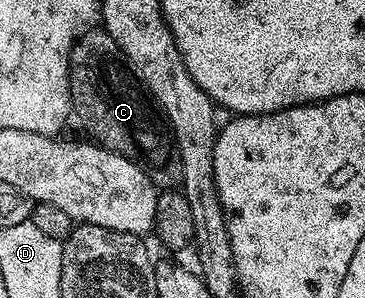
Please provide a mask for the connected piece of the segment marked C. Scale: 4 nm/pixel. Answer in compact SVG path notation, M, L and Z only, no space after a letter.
M93 29L80 36L72 47L68 58L68 84L70 85L70 97L72 98L72 111L80 118L80 123L89 131L91 138L99 146L107 151L118 153L126 157L157 189L176 189L182 181L182 157L176 148L176 138L172 135L172 128L164 117L164 112L156 106L151 95L144 90L136 74L129 71L124 54L118 49L118 45L103 29Z

